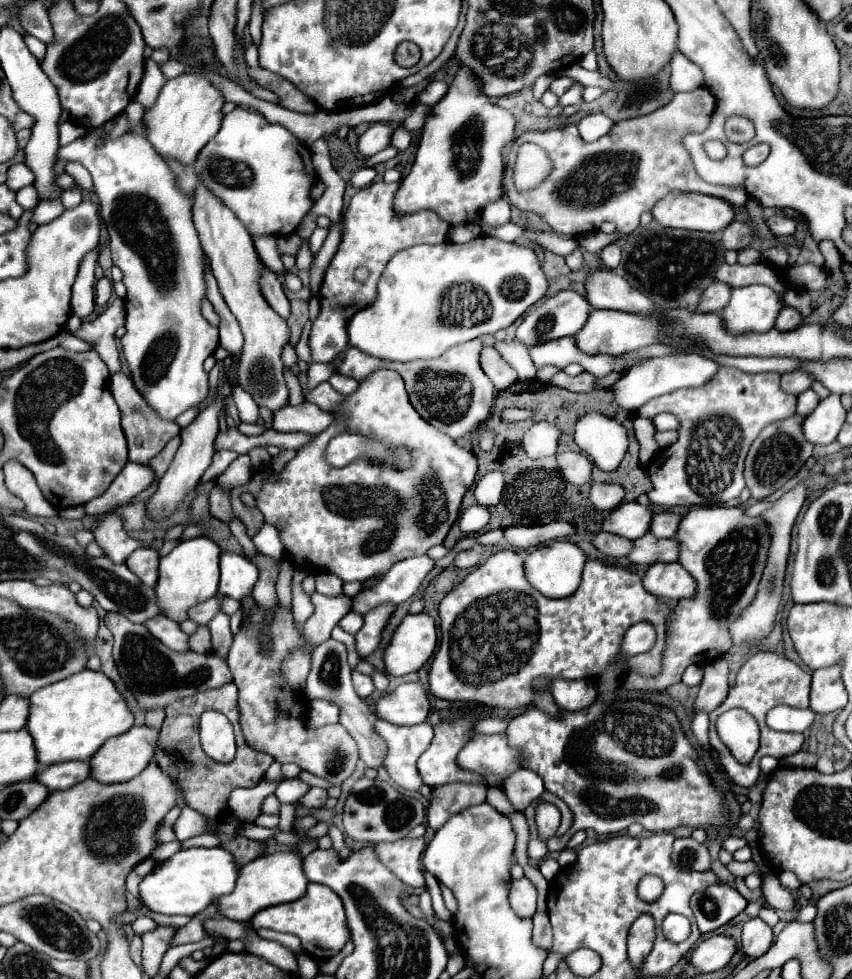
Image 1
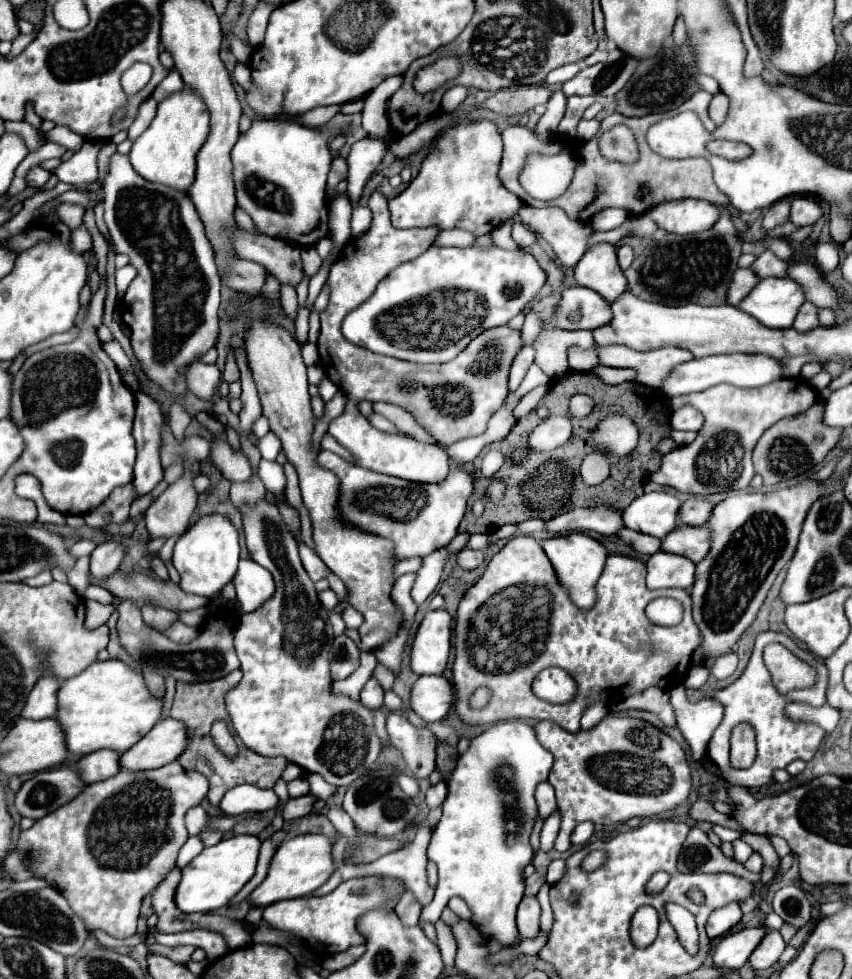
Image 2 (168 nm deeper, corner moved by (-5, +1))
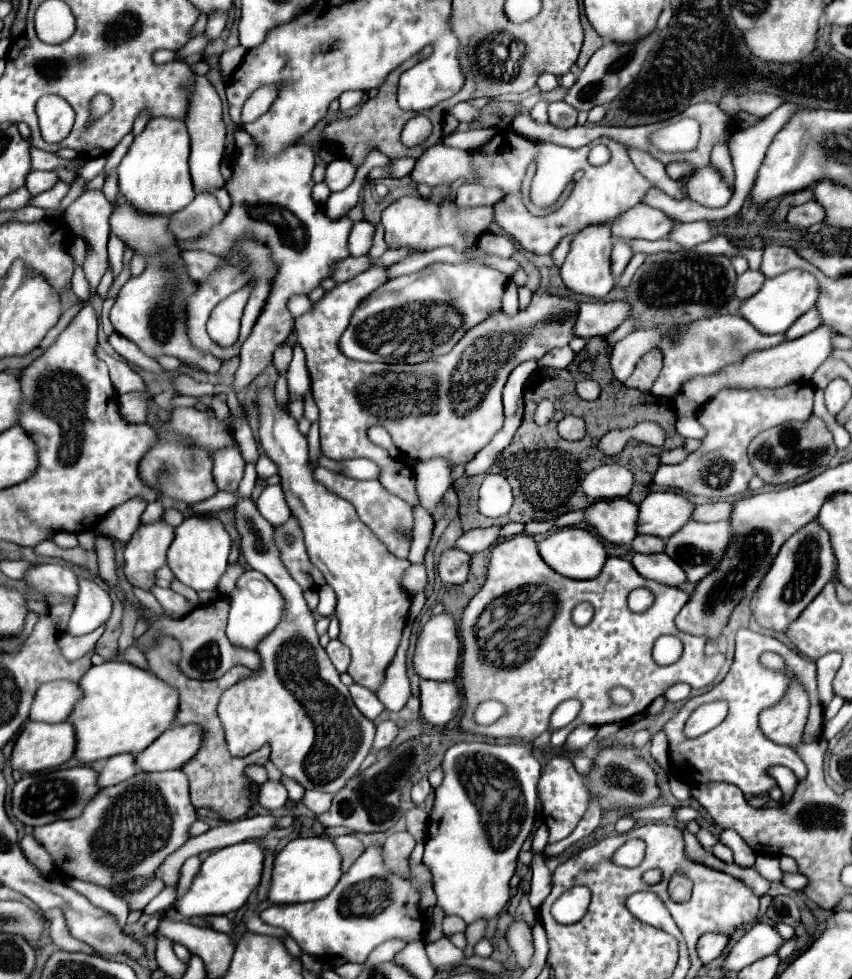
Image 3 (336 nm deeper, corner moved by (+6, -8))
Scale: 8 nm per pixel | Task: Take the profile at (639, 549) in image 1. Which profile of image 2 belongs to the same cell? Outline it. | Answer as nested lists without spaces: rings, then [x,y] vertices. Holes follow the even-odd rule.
[[[681,525],[663,539],[661,549],[675,555],[685,555],[693,563],[699,563],[711,549],[711,531],[707,525]]]

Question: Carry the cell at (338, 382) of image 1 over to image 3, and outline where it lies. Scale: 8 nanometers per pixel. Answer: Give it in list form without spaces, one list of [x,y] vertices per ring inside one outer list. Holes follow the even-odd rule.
[[[372,426],[372,428],[368,428],[368,438],[370,438],[374,444],[386,448],[392,458],[399,459],[399,451],[395,448],[392,440],[390,440],[390,434],[388,434],[382,426]]]

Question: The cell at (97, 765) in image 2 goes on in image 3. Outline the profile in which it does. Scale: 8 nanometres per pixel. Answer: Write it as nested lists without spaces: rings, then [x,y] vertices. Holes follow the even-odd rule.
[[[116,754],[116,756],[108,758],[106,764],[100,768],[98,786],[100,788],[114,786],[114,784],[120,784],[120,782],[132,778],[134,774],[136,774],[134,756],[132,754]]]

